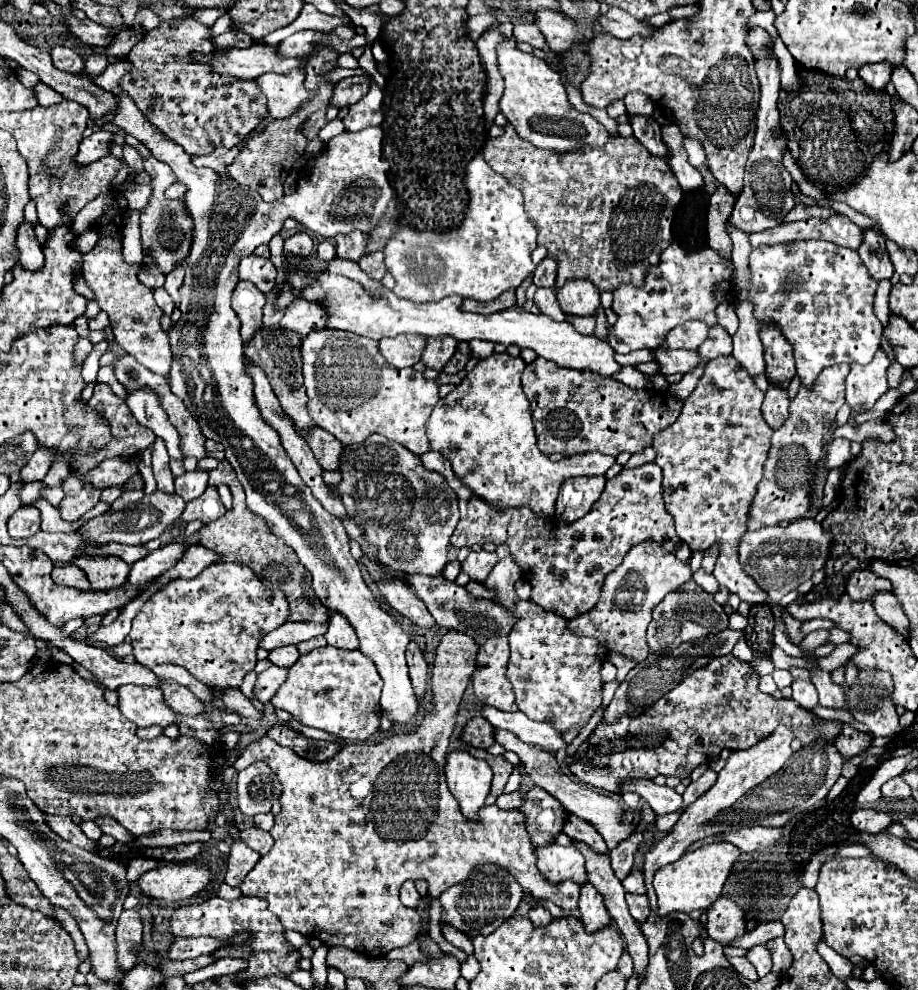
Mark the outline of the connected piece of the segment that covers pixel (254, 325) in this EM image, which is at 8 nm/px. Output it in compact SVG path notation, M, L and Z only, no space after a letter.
M240 280L234 288L232 294L232 310L236 312L236 316L240 316L240 334L242 340L248 342L248 338L252 338L252 334L256 334L256 330L262 324L262 308L266 304L264 294L260 294L260 290L256 290L256 286L252 286L252 282Z

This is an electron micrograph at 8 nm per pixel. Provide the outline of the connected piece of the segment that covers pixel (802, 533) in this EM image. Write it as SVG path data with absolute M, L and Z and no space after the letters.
M812 518L794 520L790 526L770 526L756 532L746 532L738 542L738 558L742 570L774 600L780 602L784 594L810 580L816 570L822 570L830 556L832 536Z

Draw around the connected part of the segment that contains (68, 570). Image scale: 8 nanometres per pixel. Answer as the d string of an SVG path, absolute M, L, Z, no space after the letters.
M66 564L66 566L56 566L52 570L52 580L56 584L62 586L72 586L72 588L80 588L80 590L90 590L90 582L84 574L84 570L80 570L76 564Z

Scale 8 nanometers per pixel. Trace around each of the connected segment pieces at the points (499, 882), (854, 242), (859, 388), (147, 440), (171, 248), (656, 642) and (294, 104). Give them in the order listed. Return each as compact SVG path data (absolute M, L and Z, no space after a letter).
M478 864L474 872L468 876L468 880L454 886L452 892L442 892L438 898L442 904L440 924L454 926L456 930L464 932L468 938L474 938L478 934L490 934L496 930L496 926L480 926L490 920L488 916L494 916L494 920L512 918L524 896L524 890L516 880L504 880L500 870L506 872L504 868L496 864Z
M838 214L826 220L810 218L810 220L780 224L776 228L750 234L750 244L752 248L756 248L760 244L784 244L792 240L810 240L810 238L828 240L844 248L858 250L864 240L864 230L858 228L854 222L850 222L850 218Z
M882 350L876 352L870 364L850 366L850 374L846 378L846 404L852 412L870 412L876 400L888 392L886 370L890 360Z
M100 382L100 384L94 386L94 394L92 394L92 398L88 400L88 406L94 408L104 420L108 420L110 430L112 430L112 440L110 440L104 448L100 448L98 452L94 452L94 454L90 454L90 456L78 456L76 462L74 462L74 470L72 470L74 474L84 476L84 474L90 472L92 468L96 468L104 458L134 456L134 454L140 454L140 450L146 450L146 448L152 446L152 442L154 442L154 434L152 434L148 428L144 428L144 426L140 426L140 424L136 422L136 418L132 416L132 412L128 410L126 402L120 400L120 398L110 390L108 384L102 384L102 382Z
M152 156L148 160L144 160L144 170L150 176L150 188L152 188L152 196L146 204L146 208L140 210L140 234L142 234L142 252L148 254L150 258L154 258L156 266L160 268L162 274L172 272L178 264L182 264L188 254L190 254L190 246L192 246L192 216L188 214L186 206L182 200L168 200L164 196L166 188L172 186L176 182L176 176L172 174L172 168L168 164L156 162Z
M692 578L680 586L682 590L676 590L668 594L654 610L652 610L652 622L648 624L648 646L652 650L668 650L680 646L680 642L688 642L692 638L704 638L704 634L710 634L714 630L728 628L728 614L722 610L720 604L714 602L714 598L706 592L700 592L700 588Z
M292 70L290 74L262 74L256 78L264 96L268 98L268 110L272 118L290 118L308 100L308 90L304 86L304 70Z

